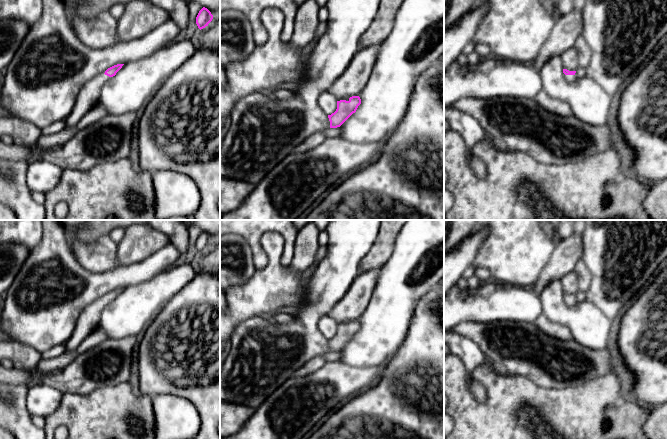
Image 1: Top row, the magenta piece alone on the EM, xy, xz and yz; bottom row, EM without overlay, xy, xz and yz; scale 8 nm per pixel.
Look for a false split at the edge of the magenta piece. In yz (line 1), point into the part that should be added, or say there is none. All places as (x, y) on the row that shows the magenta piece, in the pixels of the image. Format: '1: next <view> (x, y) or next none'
1: next none

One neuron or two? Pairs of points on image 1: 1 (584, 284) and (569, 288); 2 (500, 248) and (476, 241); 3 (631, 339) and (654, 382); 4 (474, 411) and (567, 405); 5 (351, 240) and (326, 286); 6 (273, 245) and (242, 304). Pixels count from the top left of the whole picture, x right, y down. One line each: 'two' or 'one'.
1: two
2: two
3: one
4: one
5: one
6: one

